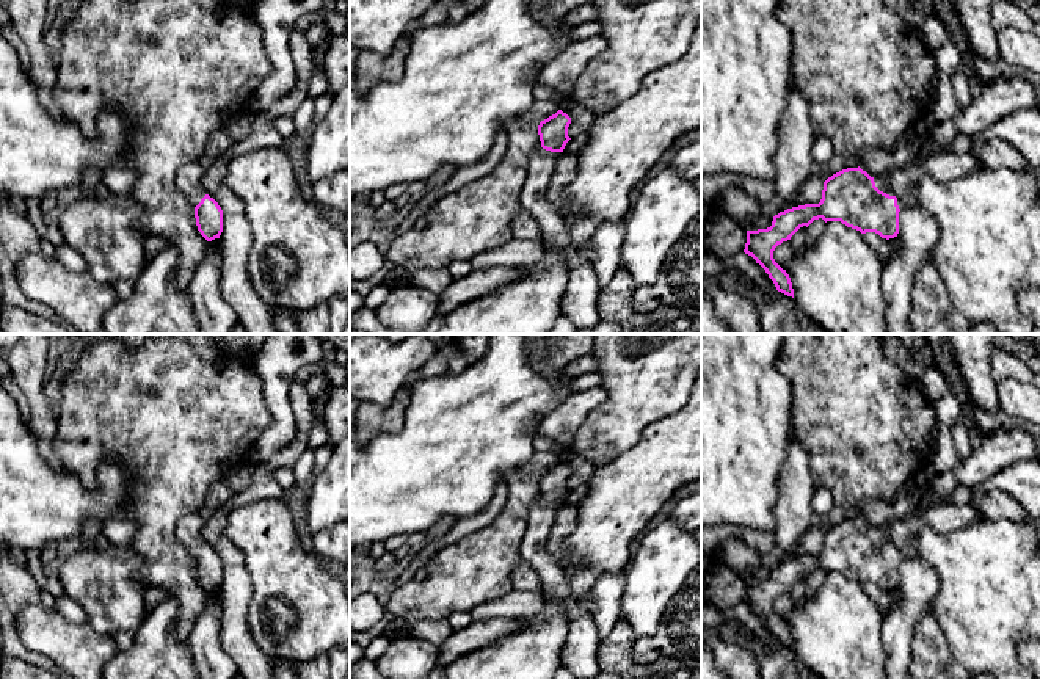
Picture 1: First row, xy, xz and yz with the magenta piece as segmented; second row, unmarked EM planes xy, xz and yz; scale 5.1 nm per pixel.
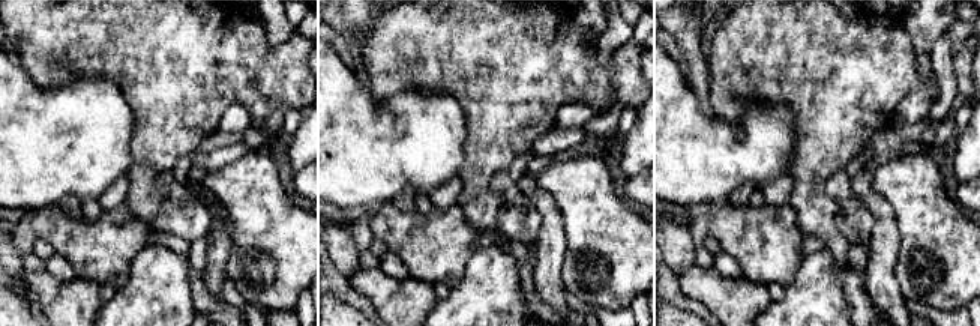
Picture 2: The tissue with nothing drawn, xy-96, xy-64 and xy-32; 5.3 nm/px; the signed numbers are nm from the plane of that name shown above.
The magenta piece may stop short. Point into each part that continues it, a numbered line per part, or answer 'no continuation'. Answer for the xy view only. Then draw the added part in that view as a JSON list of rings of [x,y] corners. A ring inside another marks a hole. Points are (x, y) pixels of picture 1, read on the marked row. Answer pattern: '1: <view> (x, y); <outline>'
1: xy (189, 176); [[[198,162],[182,165],[176,172],[176,188],[182,193],[193,207],[205,196],[201,179],[204,174],[202,165]]]

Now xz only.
1: xz (579, 305); [[[543,147],[530,155],[527,179],[521,191],[521,207],[535,218],[544,238],[558,248],[569,262],[569,279],[562,301],[562,315],[568,317],[579,331],[602,320],[598,312],[601,287],[591,263],[584,262],[569,246],[568,227],[554,209],[554,202],[547,198],[555,160],[554,152]]]

